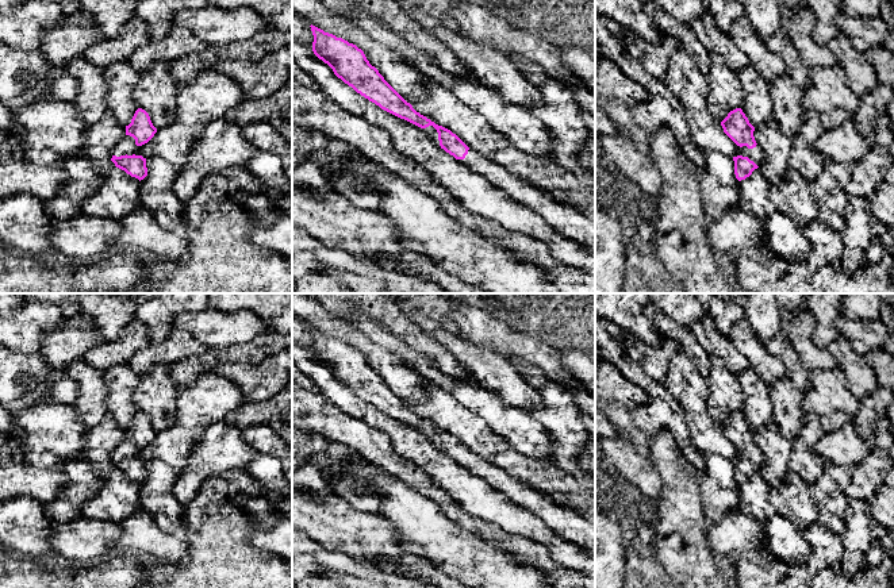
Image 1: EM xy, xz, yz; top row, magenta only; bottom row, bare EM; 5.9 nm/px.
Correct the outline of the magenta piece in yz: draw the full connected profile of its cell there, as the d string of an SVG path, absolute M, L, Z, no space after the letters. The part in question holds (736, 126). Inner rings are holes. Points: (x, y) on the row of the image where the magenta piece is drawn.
M741 108L730 111L721 126L724 132L738 146L738 155L733 157L736 178L745 180L760 166L763 160L763 151L753 137L755 127Z

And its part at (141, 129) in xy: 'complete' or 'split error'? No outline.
split error

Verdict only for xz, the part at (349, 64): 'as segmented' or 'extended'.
extended

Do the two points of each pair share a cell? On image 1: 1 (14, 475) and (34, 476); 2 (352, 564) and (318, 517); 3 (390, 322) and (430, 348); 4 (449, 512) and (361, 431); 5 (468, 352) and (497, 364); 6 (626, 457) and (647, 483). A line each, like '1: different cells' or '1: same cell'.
1: same cell
2: different cells
3: same cell
4: same cell
5: same cell
6: same cell

